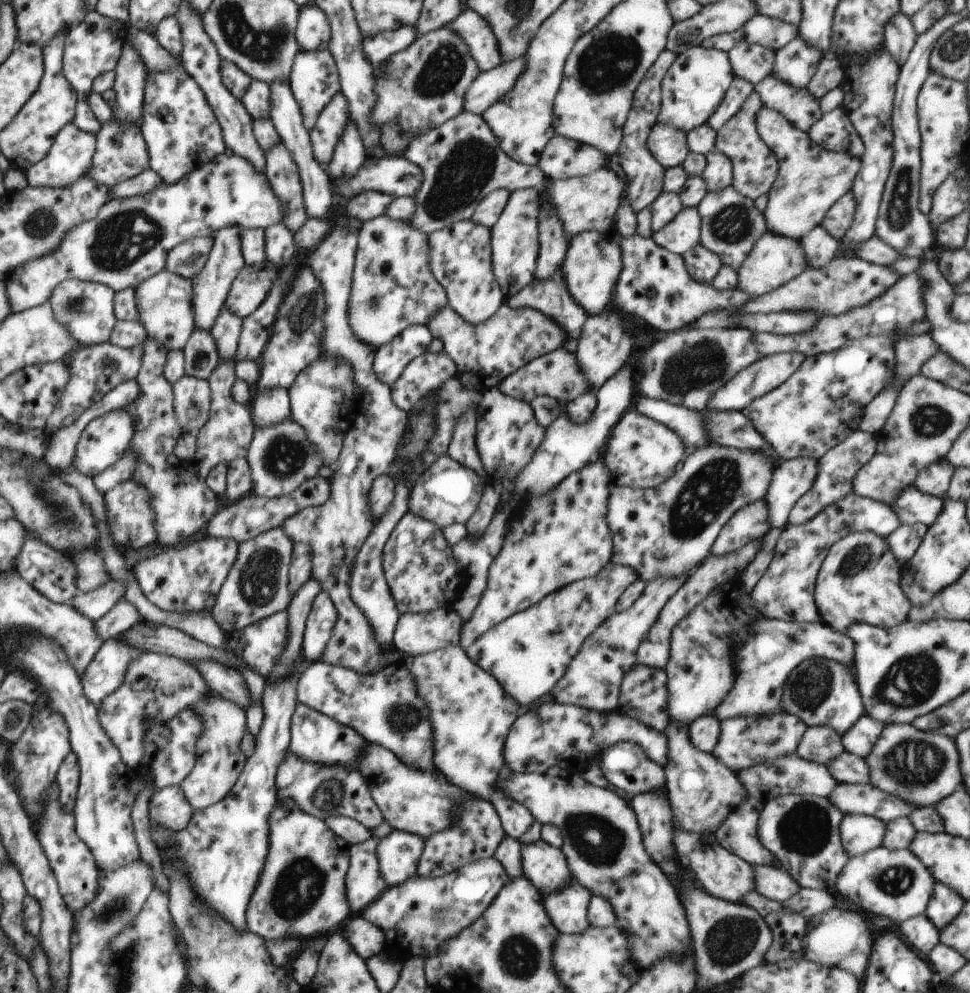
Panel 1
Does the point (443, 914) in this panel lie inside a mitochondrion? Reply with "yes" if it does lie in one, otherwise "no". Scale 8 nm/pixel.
yes

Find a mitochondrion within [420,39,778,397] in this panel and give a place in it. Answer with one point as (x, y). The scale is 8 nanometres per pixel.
(733, 224)

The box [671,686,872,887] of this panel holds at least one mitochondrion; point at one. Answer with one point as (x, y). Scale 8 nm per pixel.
(801, 829)

